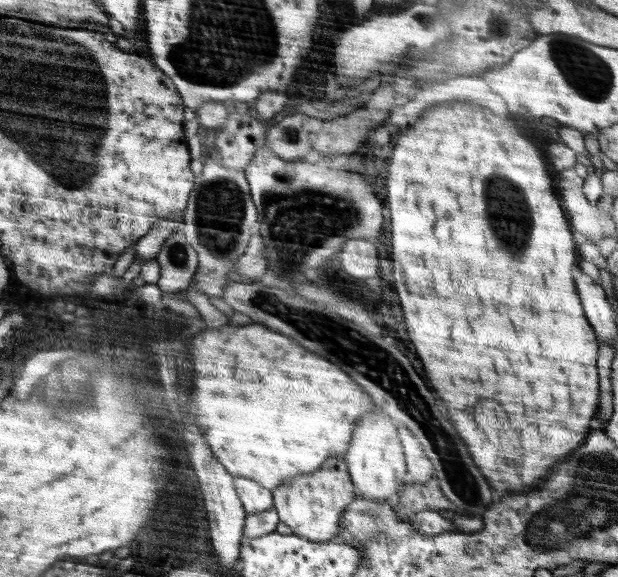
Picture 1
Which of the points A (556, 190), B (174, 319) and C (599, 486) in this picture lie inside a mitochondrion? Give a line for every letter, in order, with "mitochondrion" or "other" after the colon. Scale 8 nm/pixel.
A: other
B: other
C: mitochondrion

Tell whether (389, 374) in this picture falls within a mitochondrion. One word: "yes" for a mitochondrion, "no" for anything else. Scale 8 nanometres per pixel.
yes

